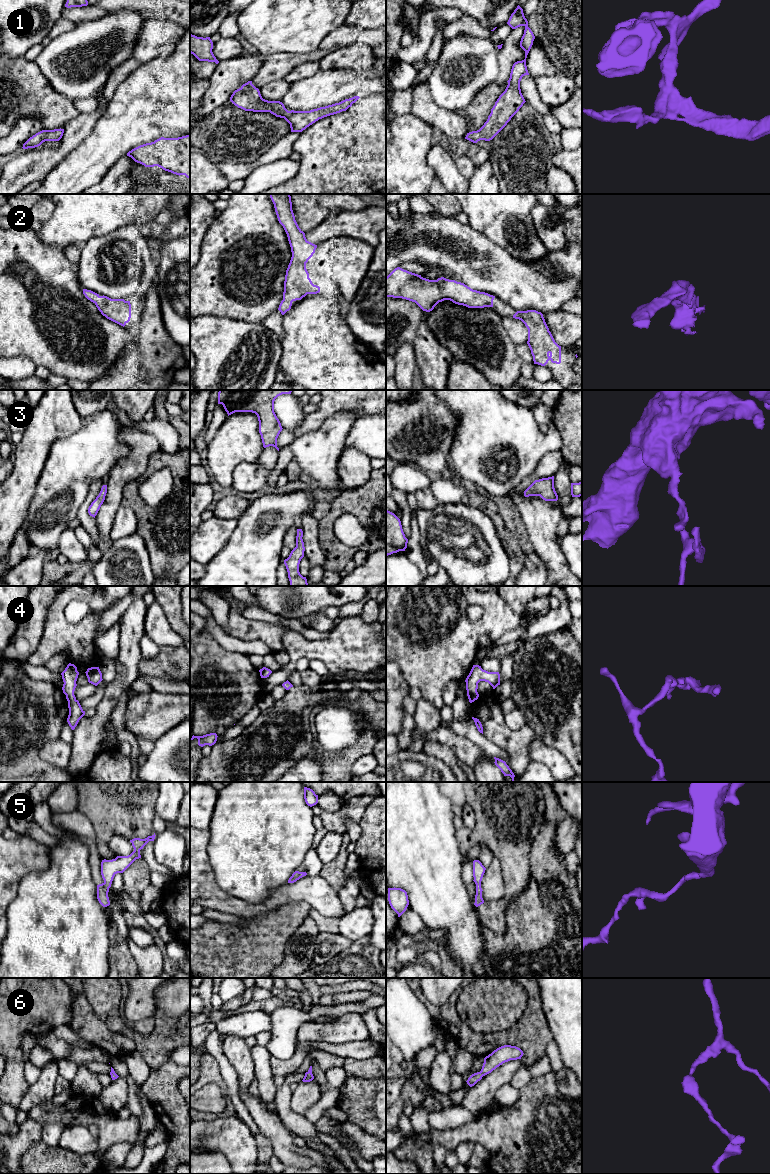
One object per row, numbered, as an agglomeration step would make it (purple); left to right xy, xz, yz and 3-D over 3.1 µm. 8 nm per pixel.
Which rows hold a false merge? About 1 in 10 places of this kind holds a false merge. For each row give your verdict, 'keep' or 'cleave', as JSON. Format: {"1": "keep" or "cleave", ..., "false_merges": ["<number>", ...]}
{"1": "keep", "2": "keep", "3": "keep", "4": "keep", "5": "keep", "6": "keep", "false_merges": []}

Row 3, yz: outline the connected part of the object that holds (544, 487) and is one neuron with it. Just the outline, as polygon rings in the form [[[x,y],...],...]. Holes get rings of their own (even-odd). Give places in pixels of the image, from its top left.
[[[554,476],[535,480],[525,491],[524,496],[540,496],[545,501],[557,501],[554,488]]]

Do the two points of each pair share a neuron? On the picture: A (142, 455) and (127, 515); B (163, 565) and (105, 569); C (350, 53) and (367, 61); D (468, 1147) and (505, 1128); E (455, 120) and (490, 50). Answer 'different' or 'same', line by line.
A: different
B: different
C: same
D: different
E: different

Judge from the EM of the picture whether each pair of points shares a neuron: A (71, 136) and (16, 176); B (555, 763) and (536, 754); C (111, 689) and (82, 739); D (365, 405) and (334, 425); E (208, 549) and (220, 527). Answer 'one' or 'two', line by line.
A: one
B: one
C: one
D: two
E: one

